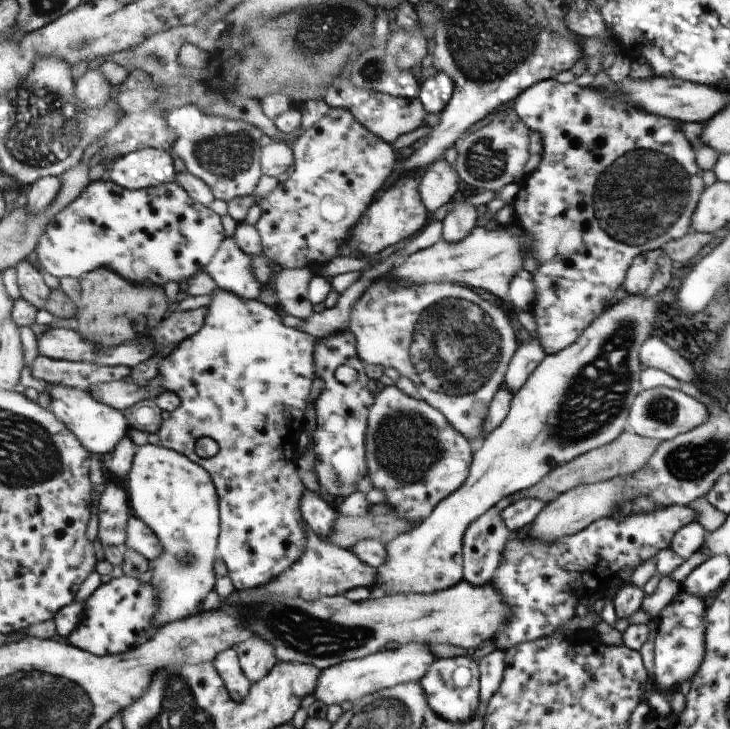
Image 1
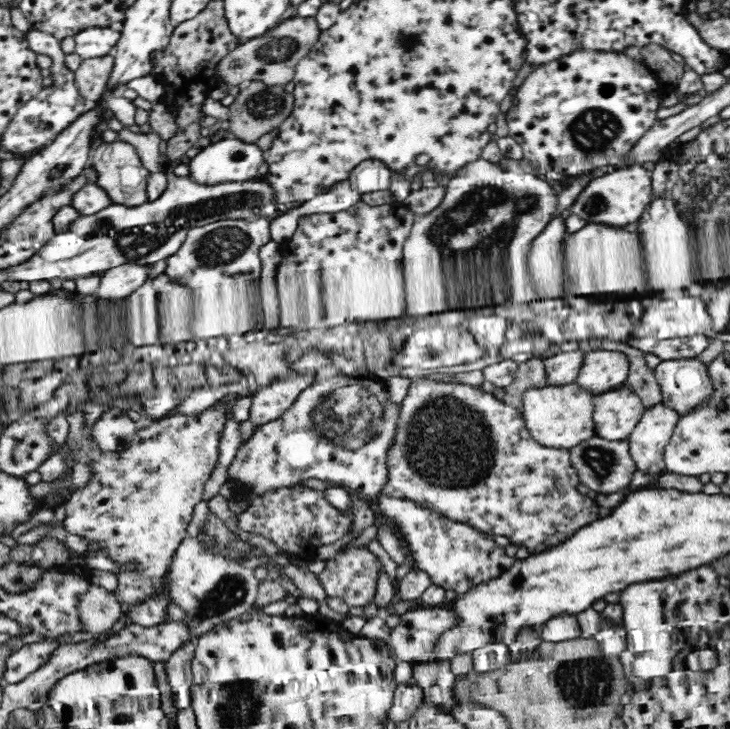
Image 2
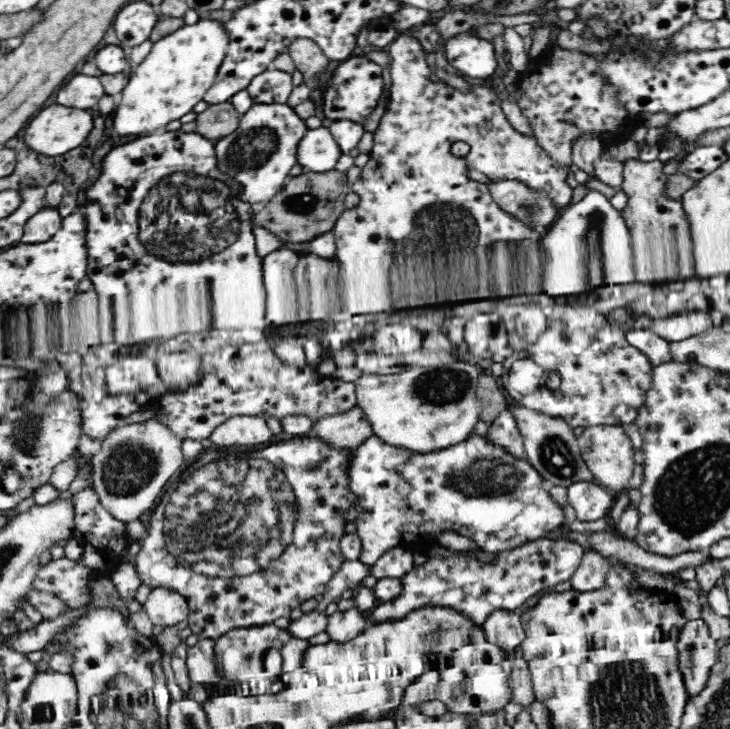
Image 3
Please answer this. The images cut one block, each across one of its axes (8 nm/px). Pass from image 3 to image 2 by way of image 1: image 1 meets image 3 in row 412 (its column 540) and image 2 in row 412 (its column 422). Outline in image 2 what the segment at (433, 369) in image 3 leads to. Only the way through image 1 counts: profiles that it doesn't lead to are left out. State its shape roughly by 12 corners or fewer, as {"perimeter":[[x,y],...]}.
{"perimeter":[[578,384],[522,394],[540,444],[571,450],[596,437],[593,395]]}

